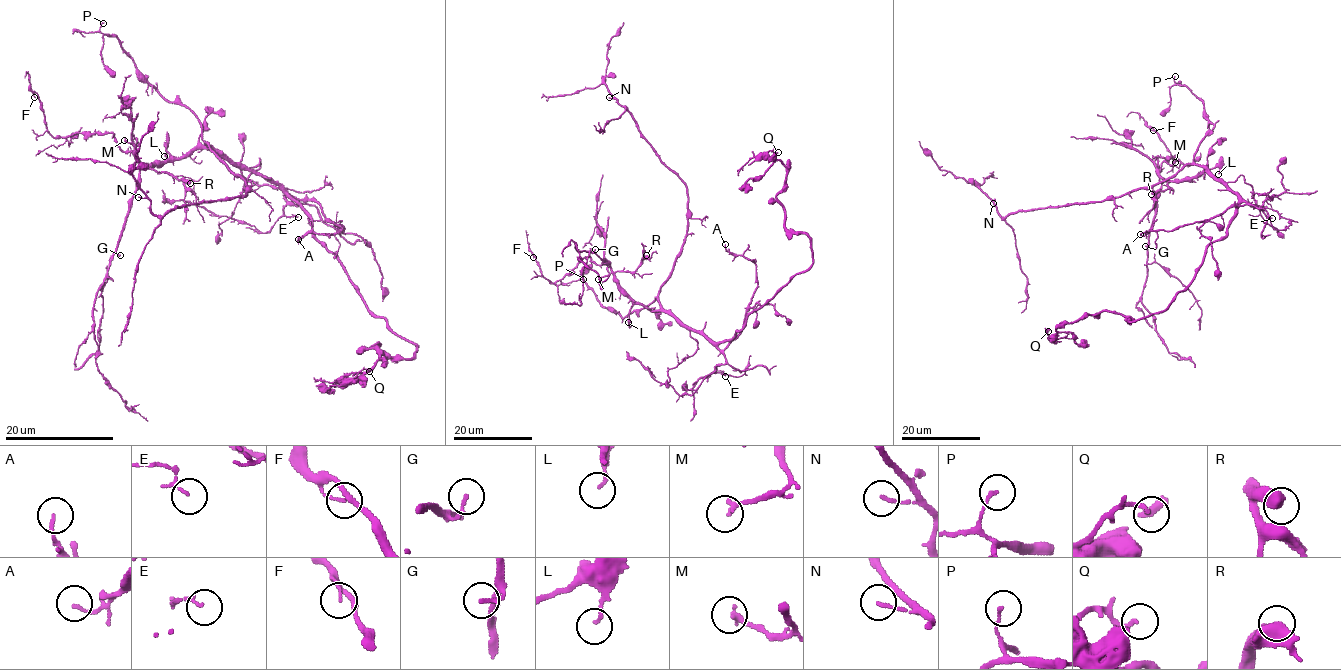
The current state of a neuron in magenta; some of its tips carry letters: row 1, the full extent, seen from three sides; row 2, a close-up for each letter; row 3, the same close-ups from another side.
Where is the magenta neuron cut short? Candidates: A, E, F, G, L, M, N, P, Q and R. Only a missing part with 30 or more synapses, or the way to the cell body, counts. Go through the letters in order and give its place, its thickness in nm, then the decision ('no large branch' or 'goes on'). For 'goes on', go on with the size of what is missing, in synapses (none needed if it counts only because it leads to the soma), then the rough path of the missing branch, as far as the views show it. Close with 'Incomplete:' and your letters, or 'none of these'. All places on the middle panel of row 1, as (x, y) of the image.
A: (725, 244) | 130 nm | no large branch
E: (725, 376) | 100 nm | no large branch
F: (533, 257) | 90 nm | no large branch
G: (595, 249) | 140 nm | no large branch
L: (628, 322) | 120 nm | no large branch
M: (598, 279) | 220 nm | no large branch
N: (609, 97) | 120 nm | no large branch
P: (583, 279) | 110 nm | no large branch
Q: (778, 152) | 180 nm | no large branch
R: (646, 255) | 550 nm | no large branch
Incomplete: none of these

